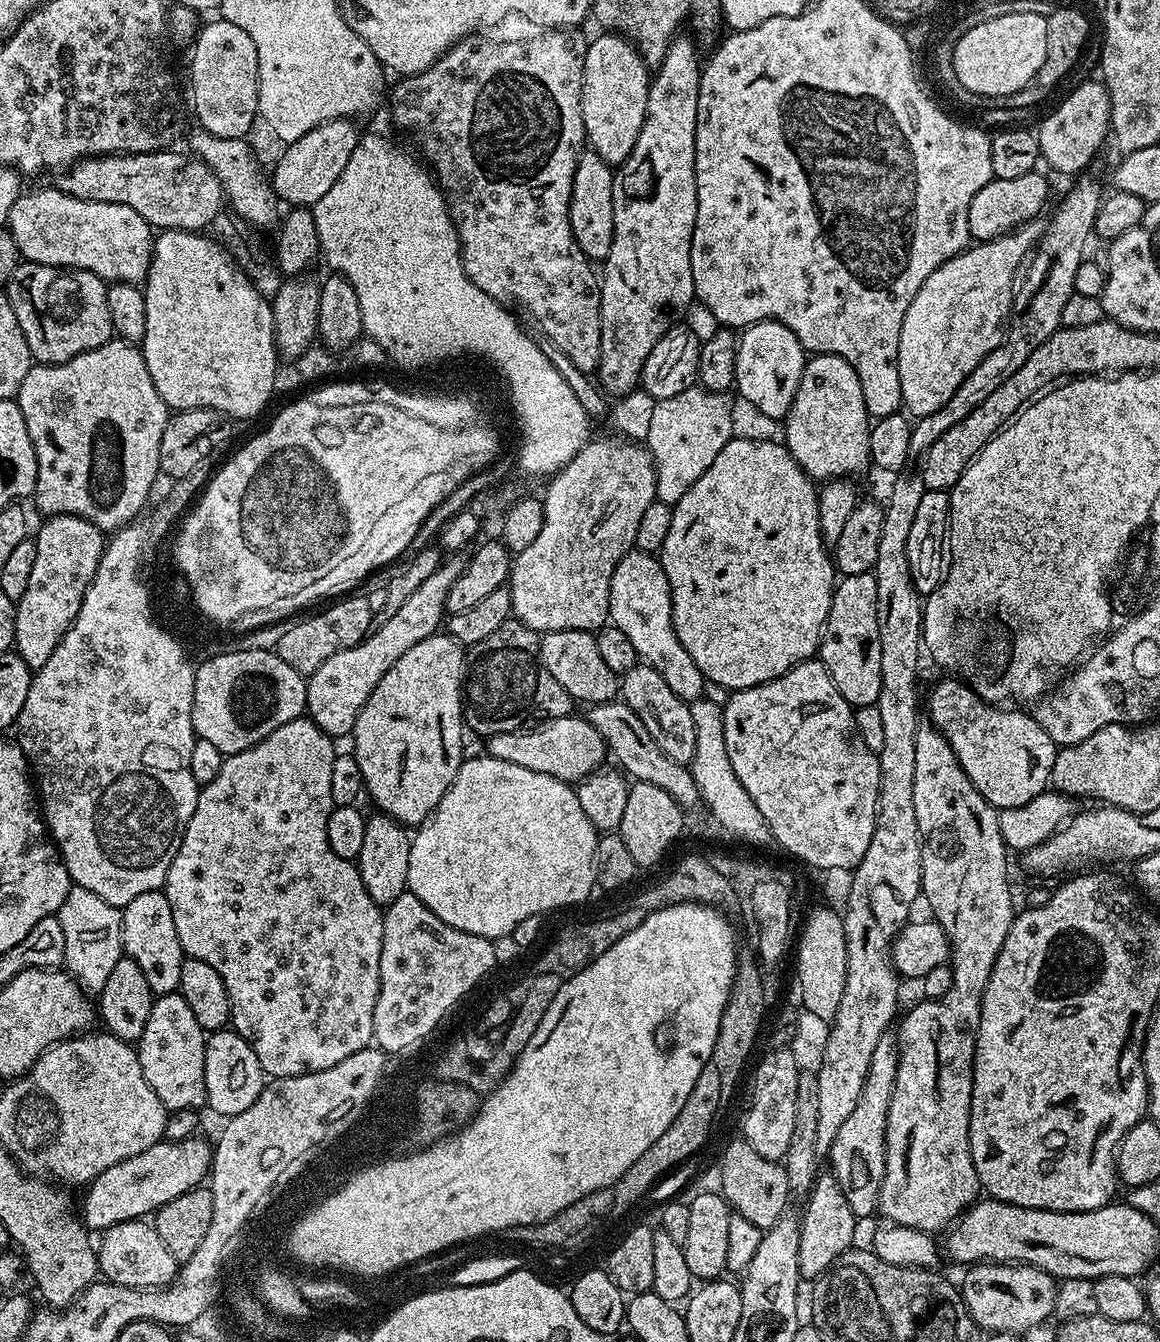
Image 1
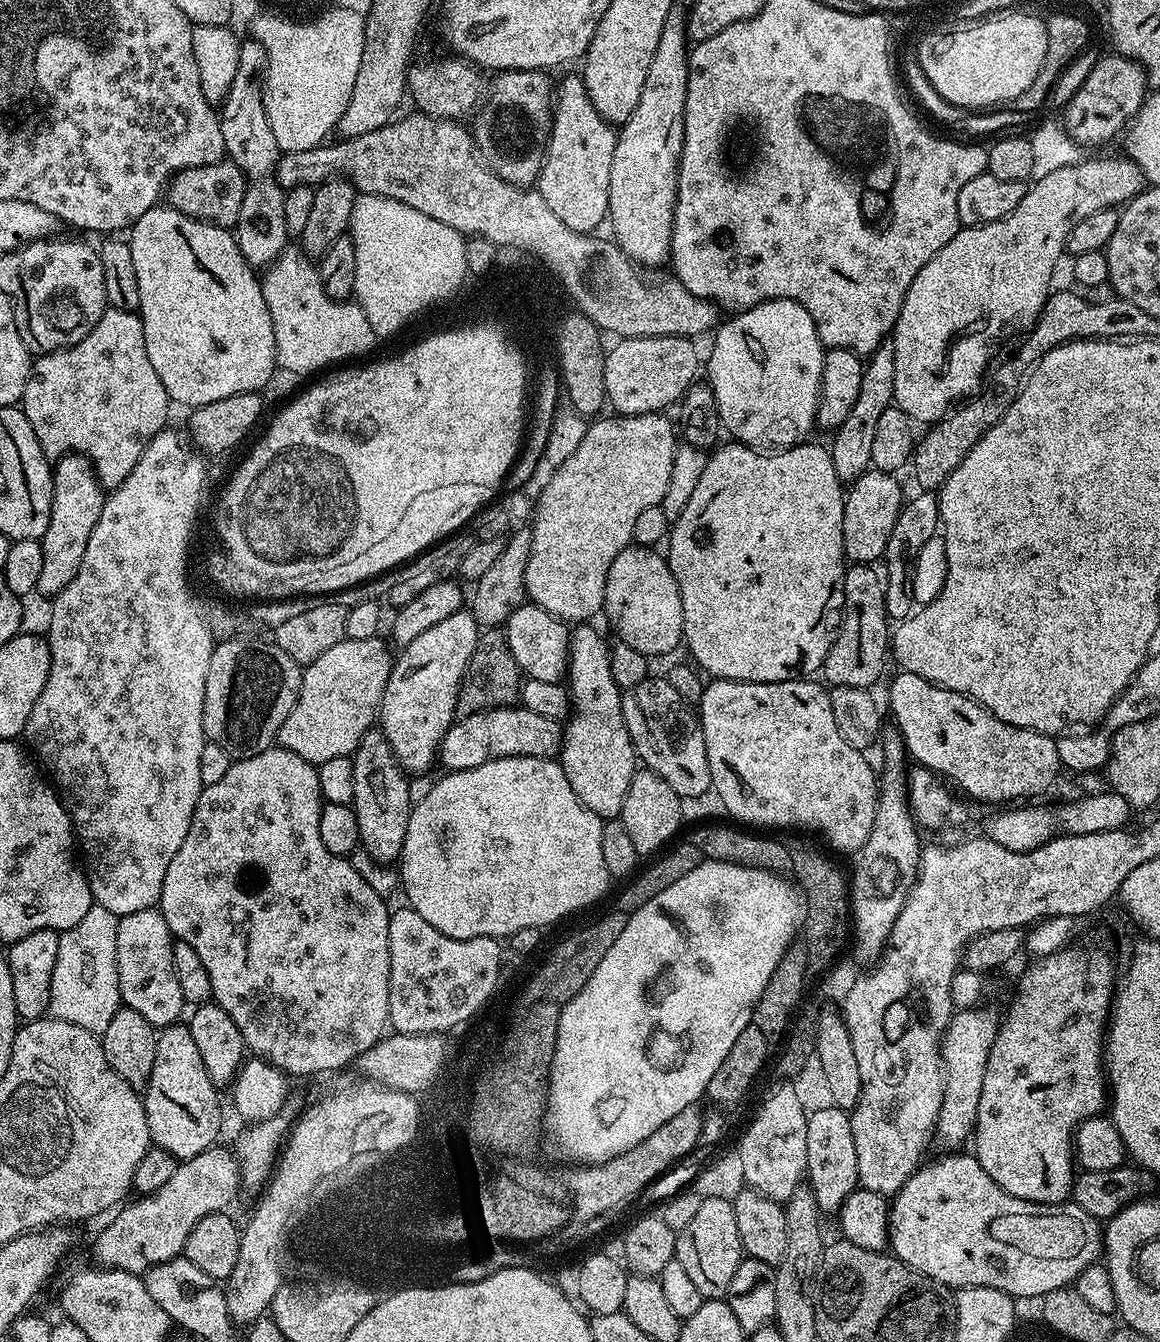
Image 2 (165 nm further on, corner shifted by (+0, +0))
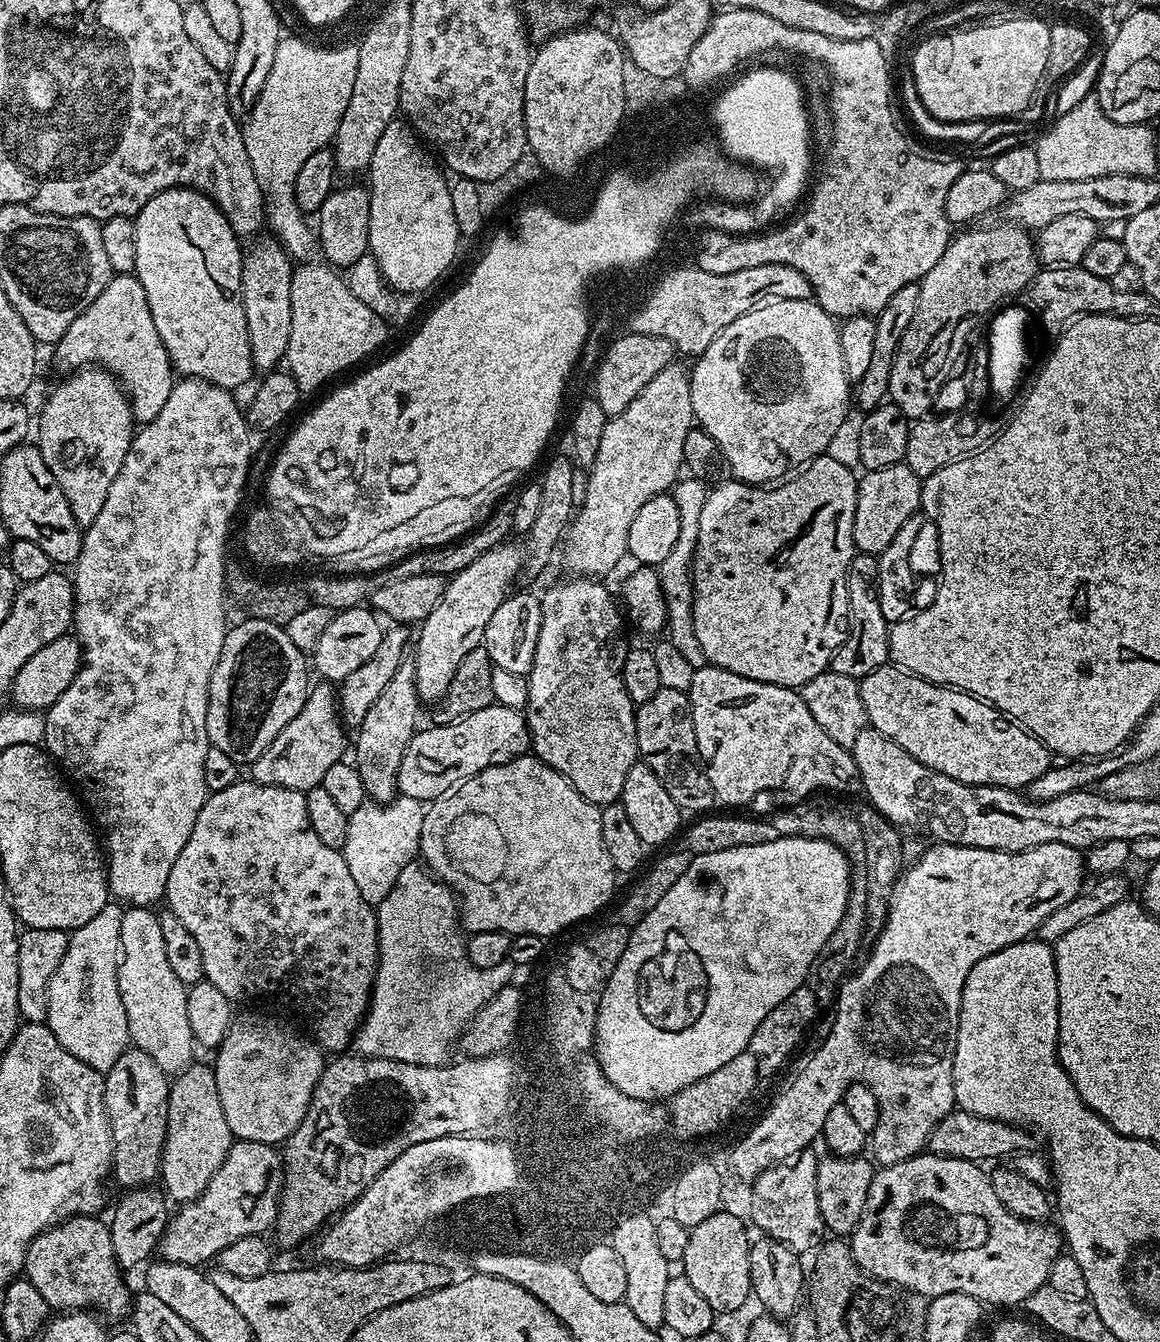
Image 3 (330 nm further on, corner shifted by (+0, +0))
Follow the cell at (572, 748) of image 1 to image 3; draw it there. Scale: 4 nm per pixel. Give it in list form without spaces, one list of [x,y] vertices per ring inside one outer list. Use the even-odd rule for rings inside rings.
[[[495,702],[453,724],[433,723],[431,727],[416,731],[406,746],[406,754],[402,754],[396,783],[401,796],[423,802],[437,800],[474,774],[525,755],[532,746],[525,713]]]

